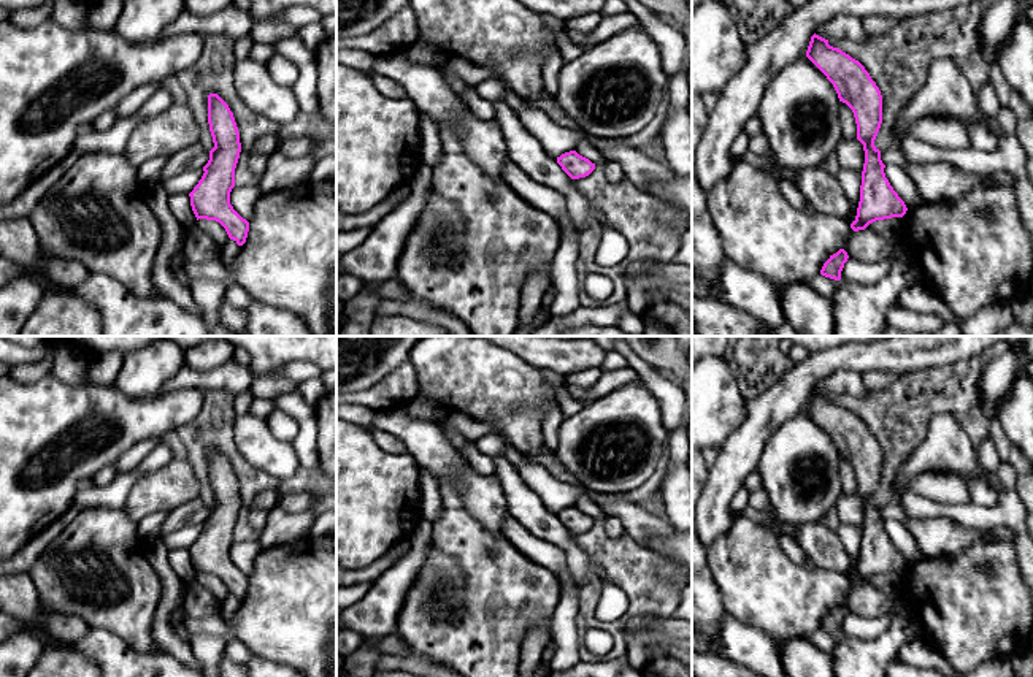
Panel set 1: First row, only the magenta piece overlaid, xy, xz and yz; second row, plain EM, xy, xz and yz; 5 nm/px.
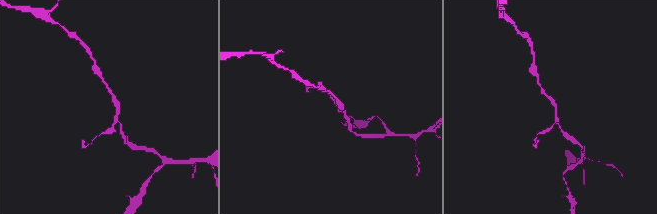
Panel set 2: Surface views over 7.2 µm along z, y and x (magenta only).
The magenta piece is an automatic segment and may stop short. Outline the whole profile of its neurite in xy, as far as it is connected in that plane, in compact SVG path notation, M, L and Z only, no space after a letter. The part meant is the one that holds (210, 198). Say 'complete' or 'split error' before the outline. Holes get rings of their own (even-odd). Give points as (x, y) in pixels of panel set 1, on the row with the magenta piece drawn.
complete; M208 95L208 124L214 147L203 166L203 176L189 193L192 211L198 219L219 222L230 239L243 246L249 222L230 205L235 187L235 168L241 152L240 132L228 105L217 95Z

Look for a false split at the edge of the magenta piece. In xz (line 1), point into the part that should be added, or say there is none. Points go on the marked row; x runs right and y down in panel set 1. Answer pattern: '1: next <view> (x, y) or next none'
1: next none

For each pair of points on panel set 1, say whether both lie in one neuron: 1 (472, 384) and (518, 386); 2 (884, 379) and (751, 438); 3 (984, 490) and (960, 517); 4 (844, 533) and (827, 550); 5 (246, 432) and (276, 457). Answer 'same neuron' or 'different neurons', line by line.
1: same neuron
2: different neurons
3: different neurons
4: different neurons
5: same neuron

